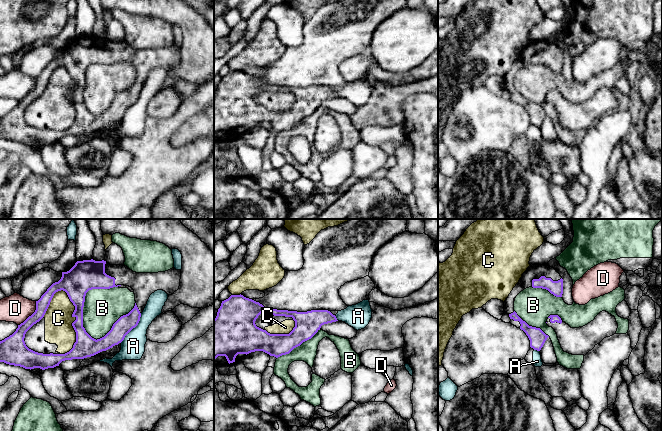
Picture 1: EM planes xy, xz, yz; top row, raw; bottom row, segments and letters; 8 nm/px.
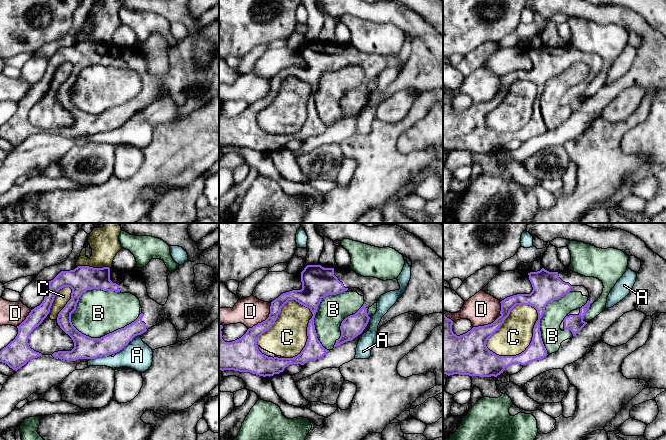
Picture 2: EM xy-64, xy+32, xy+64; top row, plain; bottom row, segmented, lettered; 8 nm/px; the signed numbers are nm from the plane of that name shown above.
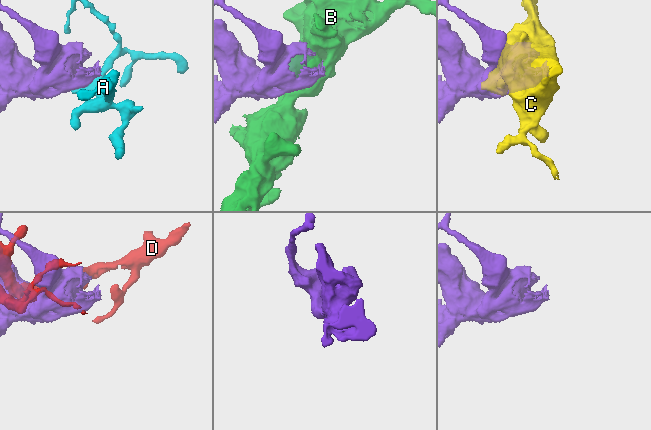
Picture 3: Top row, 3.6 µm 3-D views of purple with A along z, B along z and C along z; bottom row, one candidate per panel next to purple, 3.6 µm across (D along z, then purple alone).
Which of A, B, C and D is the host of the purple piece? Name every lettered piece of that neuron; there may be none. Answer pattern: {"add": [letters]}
{"add": []}

